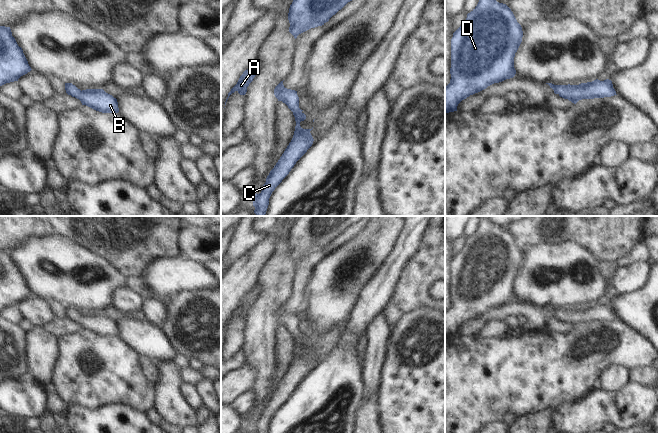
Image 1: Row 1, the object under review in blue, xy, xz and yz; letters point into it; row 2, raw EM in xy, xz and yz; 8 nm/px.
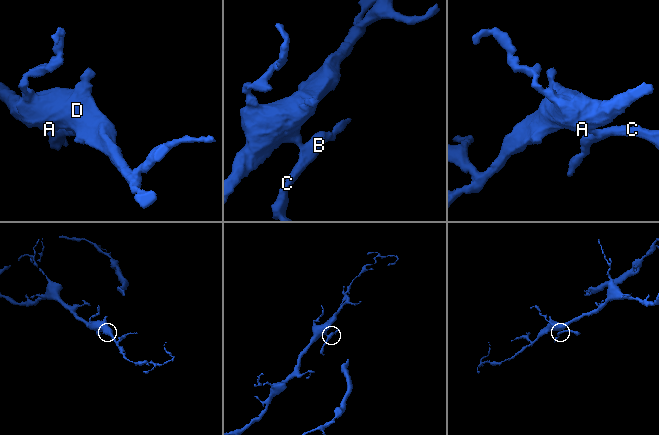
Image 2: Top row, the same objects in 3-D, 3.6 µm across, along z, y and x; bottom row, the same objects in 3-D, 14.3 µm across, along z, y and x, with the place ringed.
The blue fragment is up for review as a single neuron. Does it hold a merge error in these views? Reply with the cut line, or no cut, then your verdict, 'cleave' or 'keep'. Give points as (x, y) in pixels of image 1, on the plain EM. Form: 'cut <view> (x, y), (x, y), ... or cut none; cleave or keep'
cut none; keep

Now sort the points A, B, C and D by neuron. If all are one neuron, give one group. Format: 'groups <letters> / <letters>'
groups A B C D

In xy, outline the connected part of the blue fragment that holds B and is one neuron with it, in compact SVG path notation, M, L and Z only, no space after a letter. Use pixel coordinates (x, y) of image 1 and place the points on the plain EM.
M65 307L68 319L79 323L82 329L86 329L102 337L118 337L117 323L106 317L103 313L80 314L72 307Z

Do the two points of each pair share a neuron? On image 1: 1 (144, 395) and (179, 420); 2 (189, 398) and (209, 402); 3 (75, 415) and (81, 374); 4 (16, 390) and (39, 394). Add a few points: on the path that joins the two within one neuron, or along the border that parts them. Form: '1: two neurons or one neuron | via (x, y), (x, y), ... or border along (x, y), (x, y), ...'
1: two neurons | border along (154, 385), (155, 408)
2: two neurons | border along (194, 387), (203, 405)
3: two neurons | border along (69, 405), (76, 404), (91, 409), (100, 407)
4: one neuron | via (22, 394), (33, 394)

